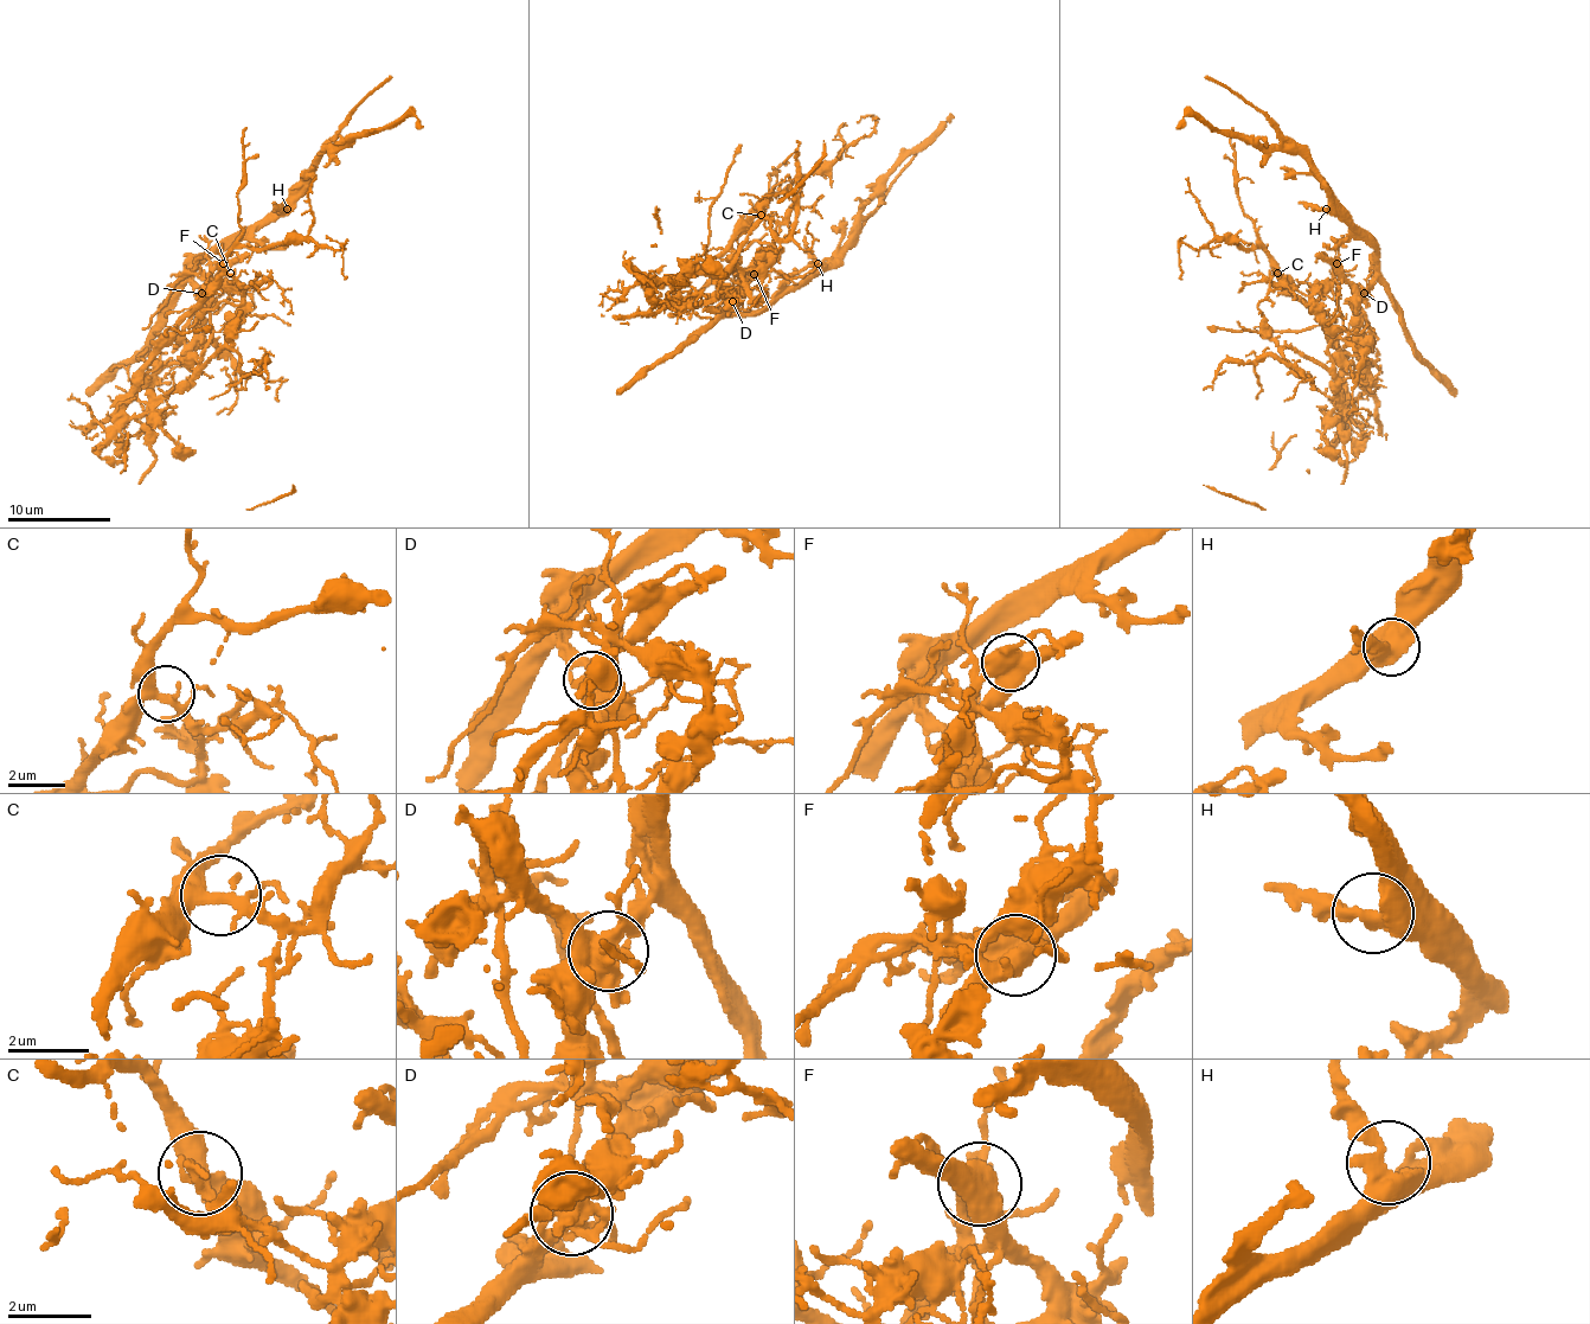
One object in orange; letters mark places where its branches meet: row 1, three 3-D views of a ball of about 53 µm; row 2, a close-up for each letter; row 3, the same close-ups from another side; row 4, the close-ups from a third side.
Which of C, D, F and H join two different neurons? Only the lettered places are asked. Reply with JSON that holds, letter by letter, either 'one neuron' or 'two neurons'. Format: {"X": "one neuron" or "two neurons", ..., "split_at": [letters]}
{"C": "one neuron", "D": "two neurons", "F": "two neurons", "H": "one neuron", "split_at": ["D", "F"]}

